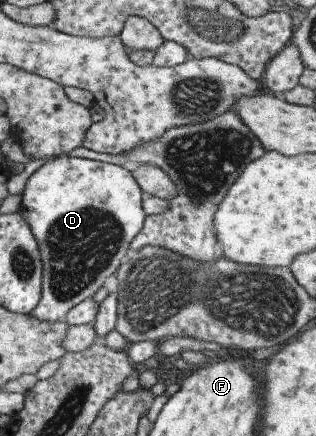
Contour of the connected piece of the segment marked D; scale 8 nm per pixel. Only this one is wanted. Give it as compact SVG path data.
M60 155L53 159L47 159L38 169L36 169L30 176L28 176L24 187L22 188L19 204L19 215L26 221L30 232L33 234L36 241L39 257L41 262L42 276L41 276L41 297L38 300L38 304L33 308L31 312L32 316L38 318L38 320L51 323L54 321L62 321L64 315L79 302L84 299L92 298L93 294L102 286L107 276L116 272L117 268L125 261L126 256L129 254L129 246L131 240L137 235L137 232L143 225L145 219L145 213L142 211L140 202L139 186L136 184L131 171L127 171L120 165L111 163L105 163L102 161L93 161L90 159L80 157L70 157Z

